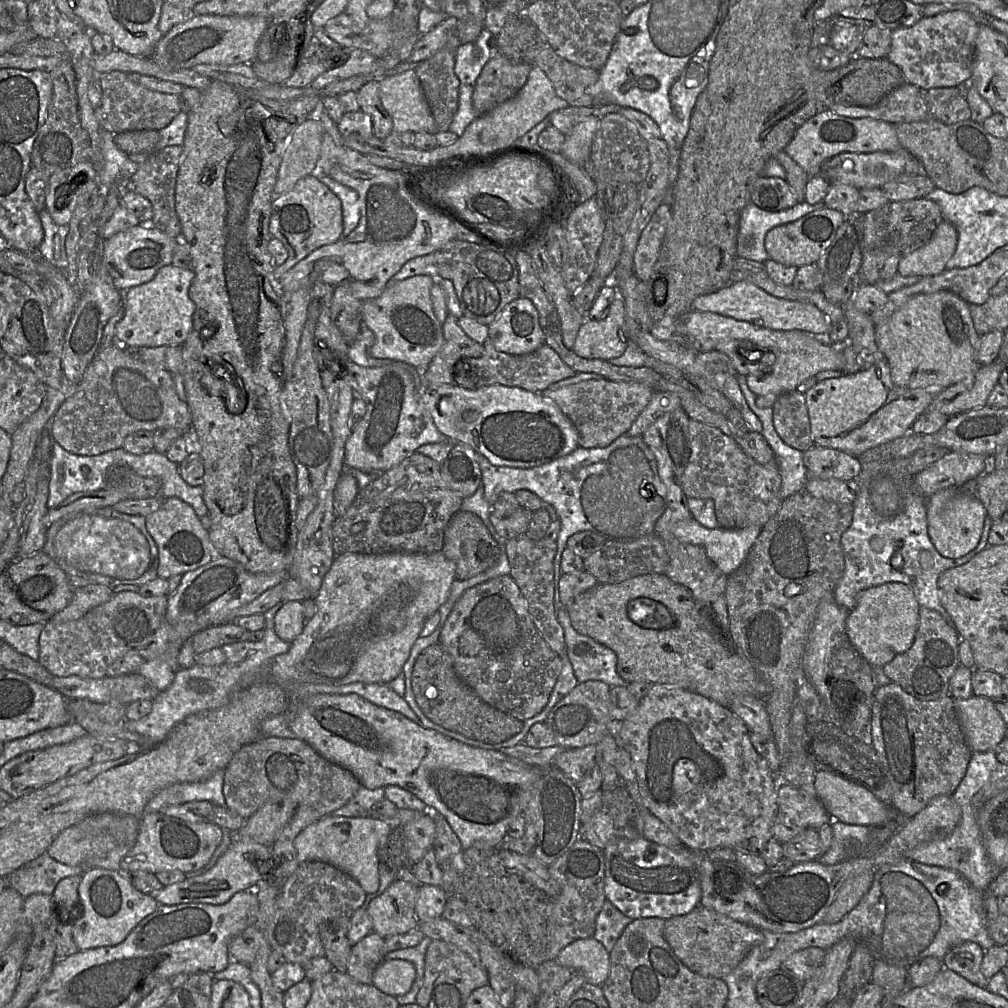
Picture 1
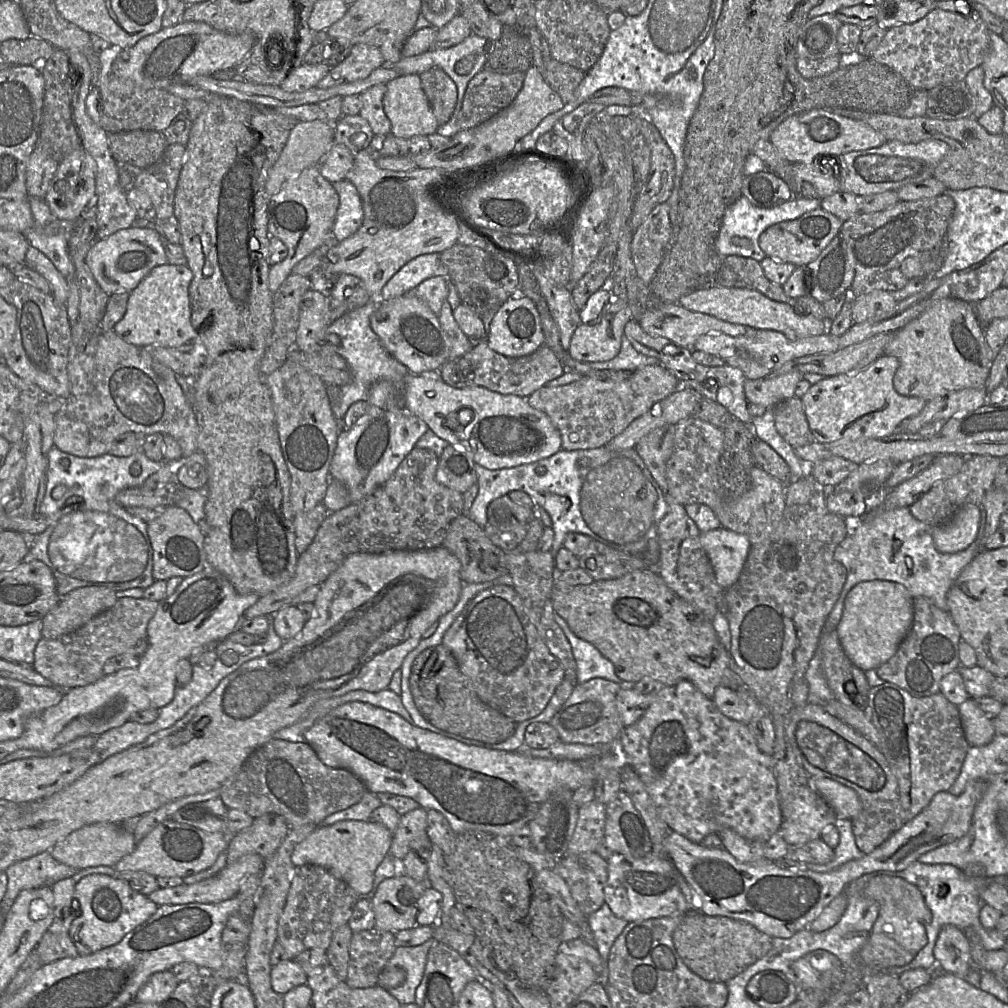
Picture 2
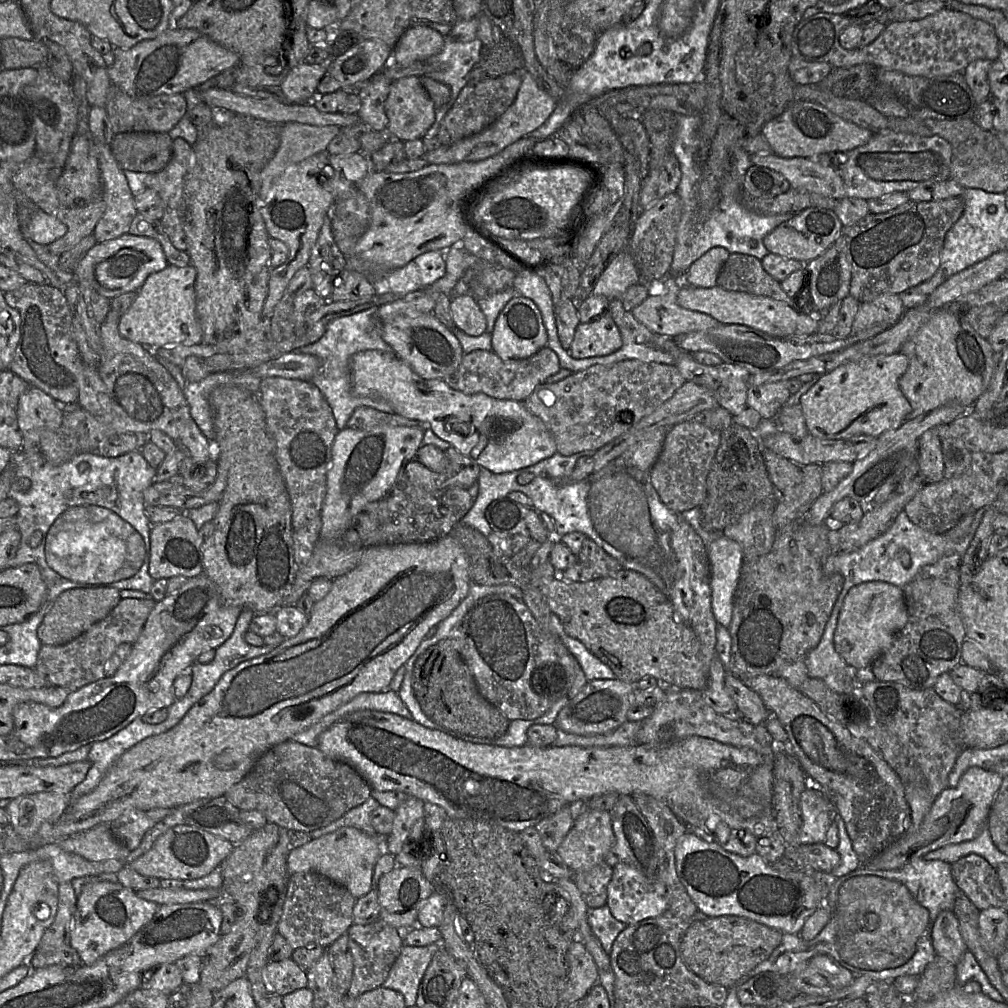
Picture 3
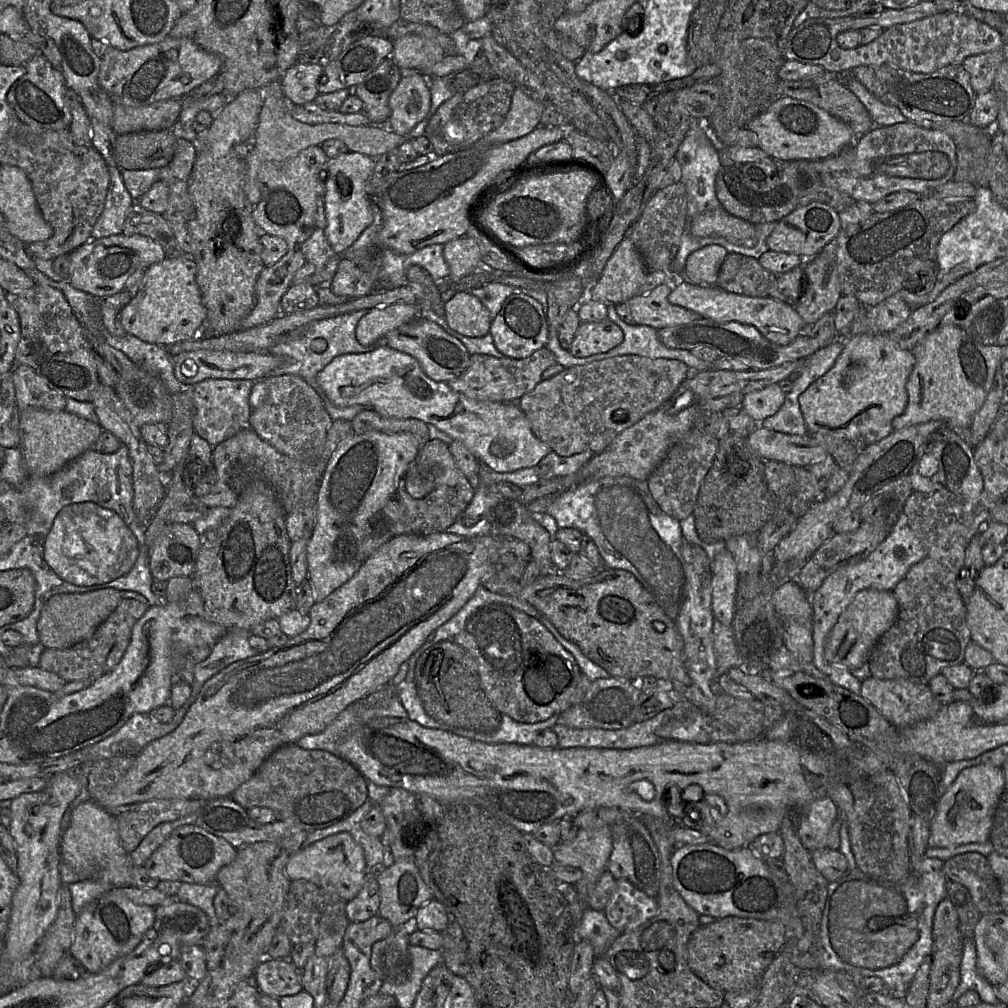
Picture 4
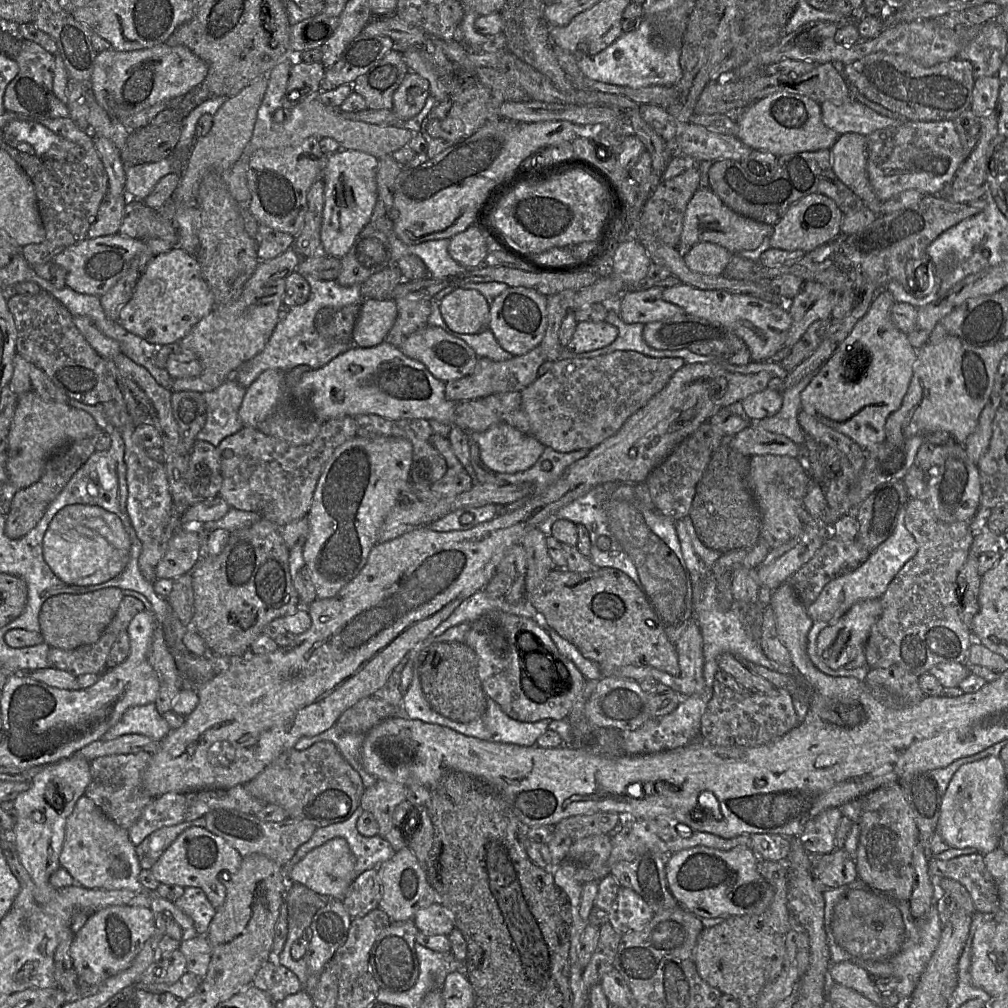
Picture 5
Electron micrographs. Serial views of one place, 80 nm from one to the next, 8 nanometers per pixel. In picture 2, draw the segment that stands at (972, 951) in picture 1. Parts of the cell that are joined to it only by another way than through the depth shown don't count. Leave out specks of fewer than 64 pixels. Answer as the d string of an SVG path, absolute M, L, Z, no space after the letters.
M944 925L937 937L934 956L943 972L965 978L972 964L971 946L965 933L954 925Z

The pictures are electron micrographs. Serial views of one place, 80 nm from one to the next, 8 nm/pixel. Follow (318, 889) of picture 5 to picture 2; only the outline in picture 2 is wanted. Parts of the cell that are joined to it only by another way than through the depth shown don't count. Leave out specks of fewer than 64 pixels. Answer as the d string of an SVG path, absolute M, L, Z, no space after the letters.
M344 820L330 826L318 825L315 831L296 845L291 861L295 867L306 864L322 866L363 896L372 890L375 871L390 853L392 838L391 831L373 820Z

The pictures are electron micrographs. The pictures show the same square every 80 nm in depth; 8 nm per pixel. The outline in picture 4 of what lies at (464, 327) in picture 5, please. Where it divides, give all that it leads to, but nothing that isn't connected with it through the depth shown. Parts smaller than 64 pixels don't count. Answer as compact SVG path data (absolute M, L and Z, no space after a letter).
M458 291L444 303L444 318L451 329L467 337L490 332L489 311L470 291Z

